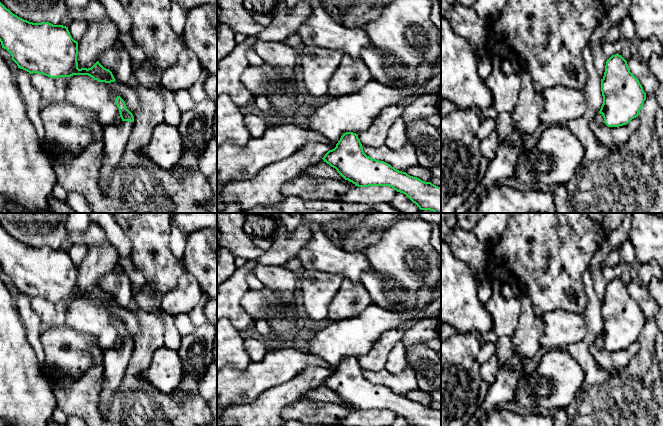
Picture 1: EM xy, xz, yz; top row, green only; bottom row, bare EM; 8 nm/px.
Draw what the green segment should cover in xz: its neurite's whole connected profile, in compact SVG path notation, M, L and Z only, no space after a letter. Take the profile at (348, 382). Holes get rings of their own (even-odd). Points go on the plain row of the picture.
M346 356L341 360L336 371L329 374L322 383L355 410L389 410L405 418L412 426L441 426L441 411L399 395L384 385L367 380L362 371L358 358Z

